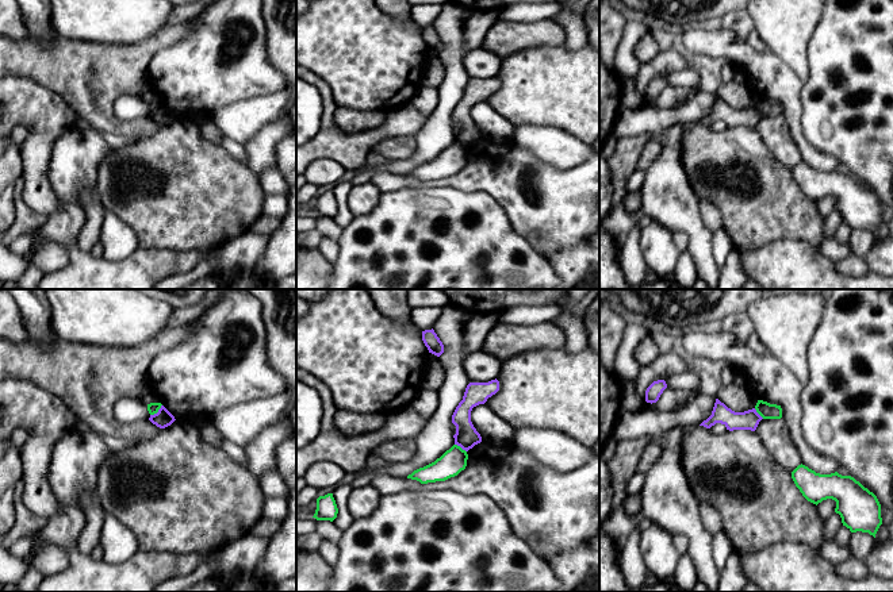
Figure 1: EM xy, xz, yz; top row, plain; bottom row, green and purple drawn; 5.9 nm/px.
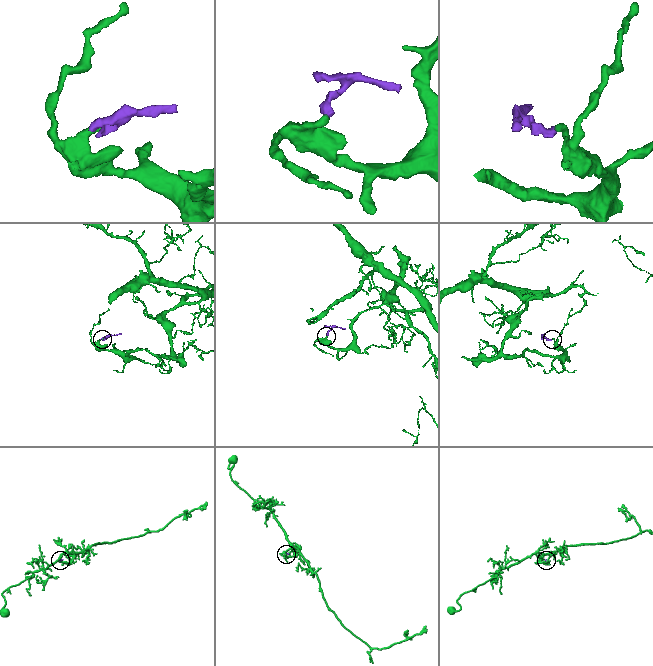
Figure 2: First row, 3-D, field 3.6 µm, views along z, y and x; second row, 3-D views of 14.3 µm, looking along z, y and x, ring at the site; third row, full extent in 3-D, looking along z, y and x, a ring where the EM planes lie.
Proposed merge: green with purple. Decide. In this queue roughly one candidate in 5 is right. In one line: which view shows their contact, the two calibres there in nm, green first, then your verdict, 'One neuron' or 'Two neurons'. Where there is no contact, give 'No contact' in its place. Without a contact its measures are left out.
Touches green in xy. Thickness 70 nm (green) against 100 nm. Two neurons

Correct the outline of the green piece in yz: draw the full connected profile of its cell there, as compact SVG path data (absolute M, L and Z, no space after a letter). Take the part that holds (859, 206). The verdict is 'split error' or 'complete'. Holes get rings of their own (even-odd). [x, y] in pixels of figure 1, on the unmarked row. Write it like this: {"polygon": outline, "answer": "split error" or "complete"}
{"polygon": "M801 161L792 169L792 176L808 199L817 203L827 196L835 197L835 209L851 230L869 230L875 235L882 222L881 201L877 193L854 174L838 169L820 172Z", "answer": "complete"}

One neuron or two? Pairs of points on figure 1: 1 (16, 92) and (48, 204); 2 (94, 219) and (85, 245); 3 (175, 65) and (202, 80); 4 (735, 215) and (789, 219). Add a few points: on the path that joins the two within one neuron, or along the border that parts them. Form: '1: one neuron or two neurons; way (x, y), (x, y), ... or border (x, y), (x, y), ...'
1: one neuron; way (37, 120), (35, 176)
2: one neuron; way (92, 226), (88, 238)
3: one neuron; way (181, 72), (186, 76), (195, 76)
4: one neuron; way (748, 215), (775, 215)

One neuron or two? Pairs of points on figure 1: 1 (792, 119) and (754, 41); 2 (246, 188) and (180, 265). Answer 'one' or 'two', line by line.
1: two
2: two

